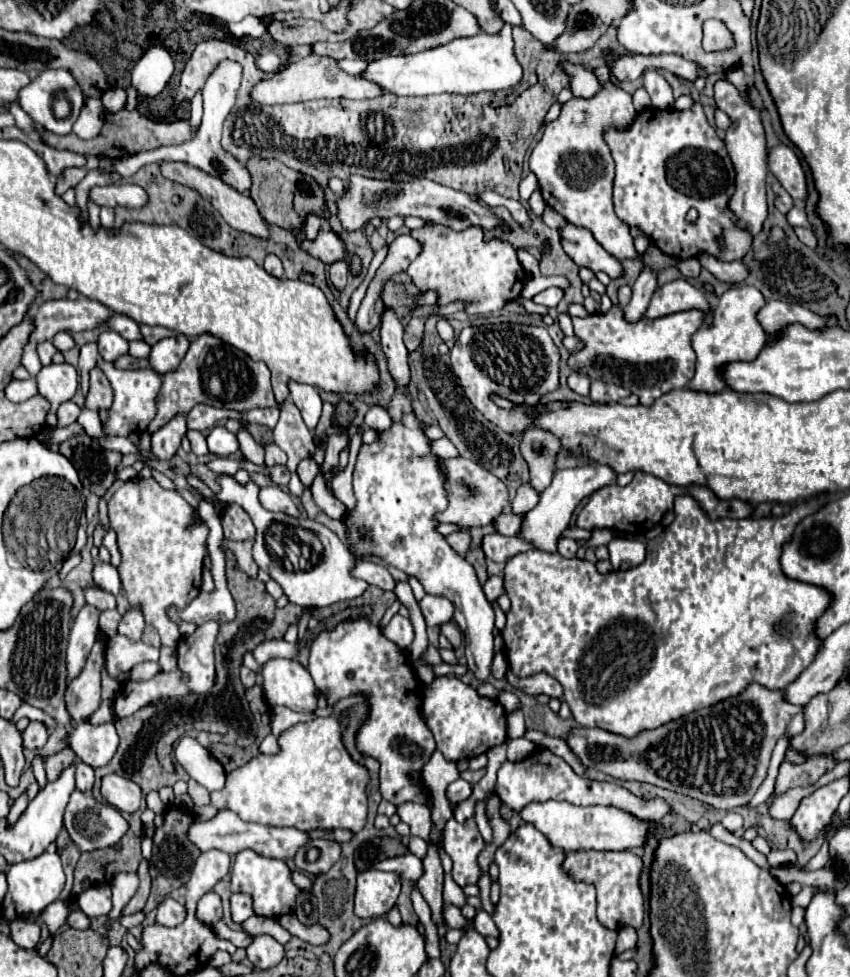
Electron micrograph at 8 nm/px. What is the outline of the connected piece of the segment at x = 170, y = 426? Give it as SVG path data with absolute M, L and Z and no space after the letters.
M180 413L152 435L152 439L150 439L152 453L160 461L170 461L174 457L176 449L180 447L180 441L186 435L186 431L188 431L186 429L186 413Z

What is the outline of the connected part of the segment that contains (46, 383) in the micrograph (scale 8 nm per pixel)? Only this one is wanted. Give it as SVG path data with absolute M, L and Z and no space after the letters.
M70 363L48 365L48 367L42 367L42 371L36 377L36 383L38 383L40 395L50 401L46 423L49 426L56 426L58 405L72 399L78 389L78 371Z

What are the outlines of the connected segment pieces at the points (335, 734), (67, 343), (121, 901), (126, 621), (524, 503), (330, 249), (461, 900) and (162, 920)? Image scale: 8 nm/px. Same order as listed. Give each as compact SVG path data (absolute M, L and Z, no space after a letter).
M322 717L294 725L280 733L278 743L278 755L258 755L244 767L228 773L224 789L212 791L208 805L192 809L196 821L212 819L220 809L232 809L248 823L292 827L298 831L348 829L358 833L366 825L366 785L370 777L366 767L354 763L344 749L340 721Z
M58 333L58 335L52 339L52 343L54 343L56 349L62 351L62 353L64 353L64 351L70 351L70 349L76 345L70 333Z
M118 873L112 883L112 911L108 913L108 921L106 921L106 929L112 927L112 923L116 919L120 919L122 909L126 907L126 903L132 899L132 895L138 889L138 875L136 873Z
M130 609L130 611L122 617L122 621L120 621L120 625L118 625L118 633L124 635L124 637L128 637L128 639L132 639L134 643L142 639L142 629L144 629L144 617L142 617L142 613L136 611L136 609Z
M530 483L522 485L522 487L518 489L516 499L512 501L512 511L514 511L516 515L524 515L524 513L528 513L532 507L536 507L538 497L540 497L540 495L530 487Z
M300 227L300 231L292 231L296 241L300 243L300 249L302 251L308 251L308 255L320 259L322 263L330 265L334 261L340 261L340 259L348 259L350 265L352 265L352 273L358 273L360 271L360 261L358 257L350 257L348 251L344 249L340 237L332 231L332 229L320 229L316 239L308 239L304 235L304 227Z
M440 849L440 857L442 857L442 867L444 867L444 909L448 905L456 905L456 907L464 907L466 905L466 893L460 885L456 885L450 877L450 869L452 869L452 861L448 859L448 855Z
M164 897L156 909L156 923L174 927L182 919L184 919L184 907L178 901L174 901L172 897Z

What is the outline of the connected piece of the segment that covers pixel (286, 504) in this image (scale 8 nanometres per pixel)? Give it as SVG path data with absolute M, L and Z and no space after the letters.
M262 487L260 489L260 503L268 509L268 511L280 511L292 517L300 517L300 509L294 503L292 495L282 491L280 487Z

